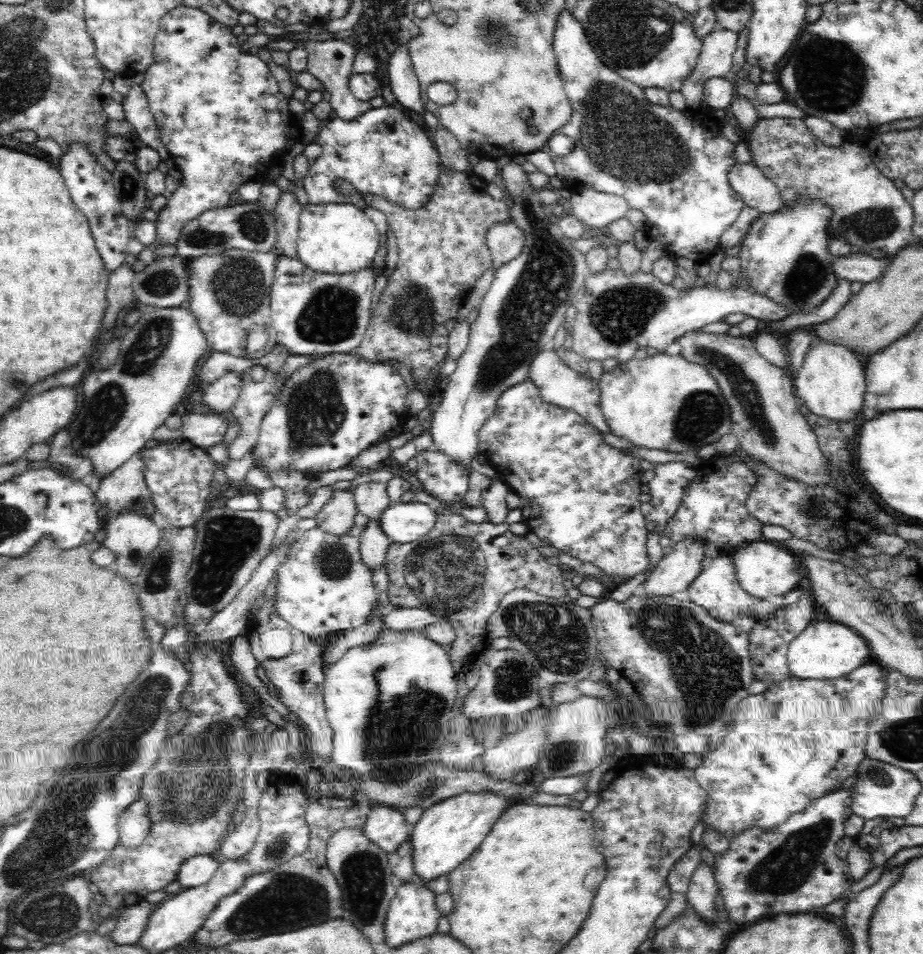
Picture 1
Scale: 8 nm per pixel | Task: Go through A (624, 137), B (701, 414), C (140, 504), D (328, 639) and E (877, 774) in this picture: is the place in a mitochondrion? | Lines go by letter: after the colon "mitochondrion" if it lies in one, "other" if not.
A: mitochondrion
B: mitochondrion
C: mitochondrion
D: other
E: mitochondrion

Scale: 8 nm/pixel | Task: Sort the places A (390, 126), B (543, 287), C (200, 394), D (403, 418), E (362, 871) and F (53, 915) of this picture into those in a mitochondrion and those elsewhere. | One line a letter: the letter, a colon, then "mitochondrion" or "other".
A: other
B: mitochondrion
C: other
D: other
E: mitochondrion
F: mitochondrion

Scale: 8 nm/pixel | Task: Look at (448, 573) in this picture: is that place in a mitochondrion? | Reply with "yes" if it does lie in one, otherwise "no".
yes

